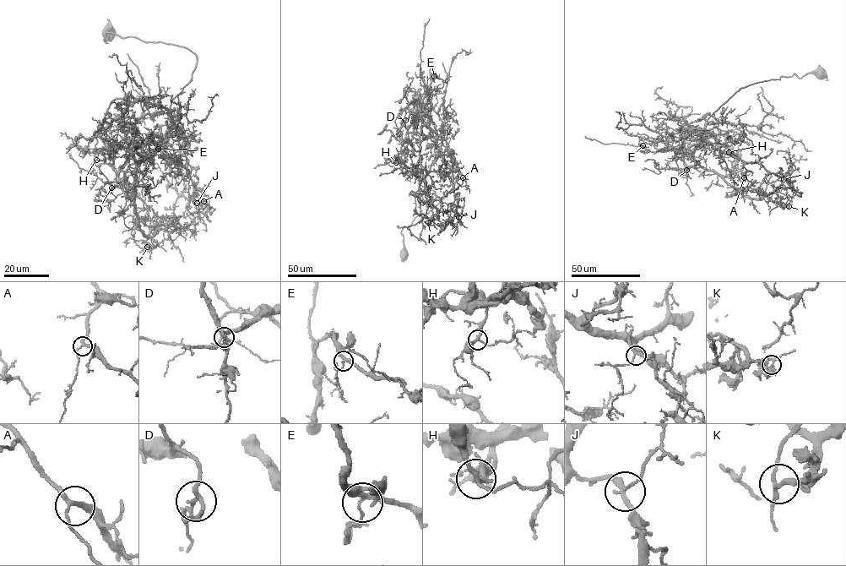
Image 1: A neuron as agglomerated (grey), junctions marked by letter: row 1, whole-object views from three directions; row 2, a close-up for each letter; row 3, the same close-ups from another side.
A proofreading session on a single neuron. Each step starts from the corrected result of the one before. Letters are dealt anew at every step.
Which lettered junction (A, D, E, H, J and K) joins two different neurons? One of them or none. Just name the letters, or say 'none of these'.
K

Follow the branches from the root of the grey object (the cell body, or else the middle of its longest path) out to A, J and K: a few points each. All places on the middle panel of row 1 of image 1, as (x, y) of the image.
A: (403, 253), (402, 229), (428, 213), (458, 176), (455, 157), (437, 136), (435, 146), (452, 176), (463, 177)
J: (403, 253), (402, 229), (428, 213), (458, 176), (455, 157), (437, 136), (435, 146), (452, 171), (458, 217)
K: (403, 253), (402, 229), (428, 213), (458, 176), (441, 138), (423, 126), (425, 190), (441, 203), (427, 222)

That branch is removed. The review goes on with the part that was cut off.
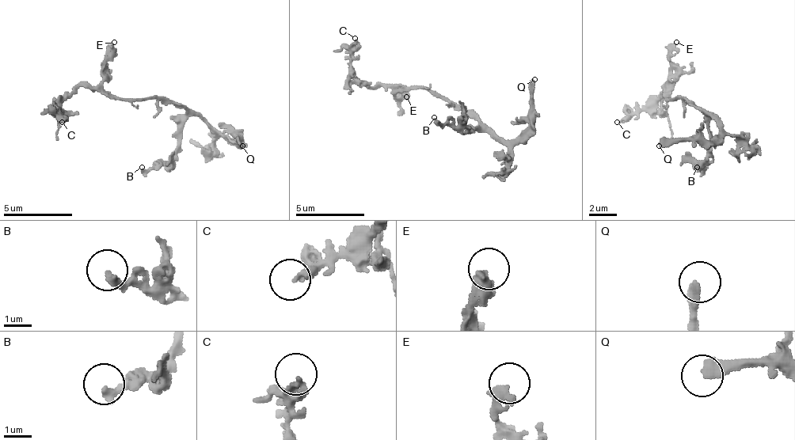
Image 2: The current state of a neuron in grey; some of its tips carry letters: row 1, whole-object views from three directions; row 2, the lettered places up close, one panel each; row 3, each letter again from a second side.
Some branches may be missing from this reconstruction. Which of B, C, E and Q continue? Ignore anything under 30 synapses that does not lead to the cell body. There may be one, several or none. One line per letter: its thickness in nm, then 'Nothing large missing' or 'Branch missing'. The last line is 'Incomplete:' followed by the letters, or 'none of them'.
B: Thickness 280 nm. Nothing large missing
C: Thickness 240 nm. Nothing large missing
E: Thickness 340 nm. Nothing large missing
Q: Thickness 300 nm. Branch missing
Incomplete: Q

